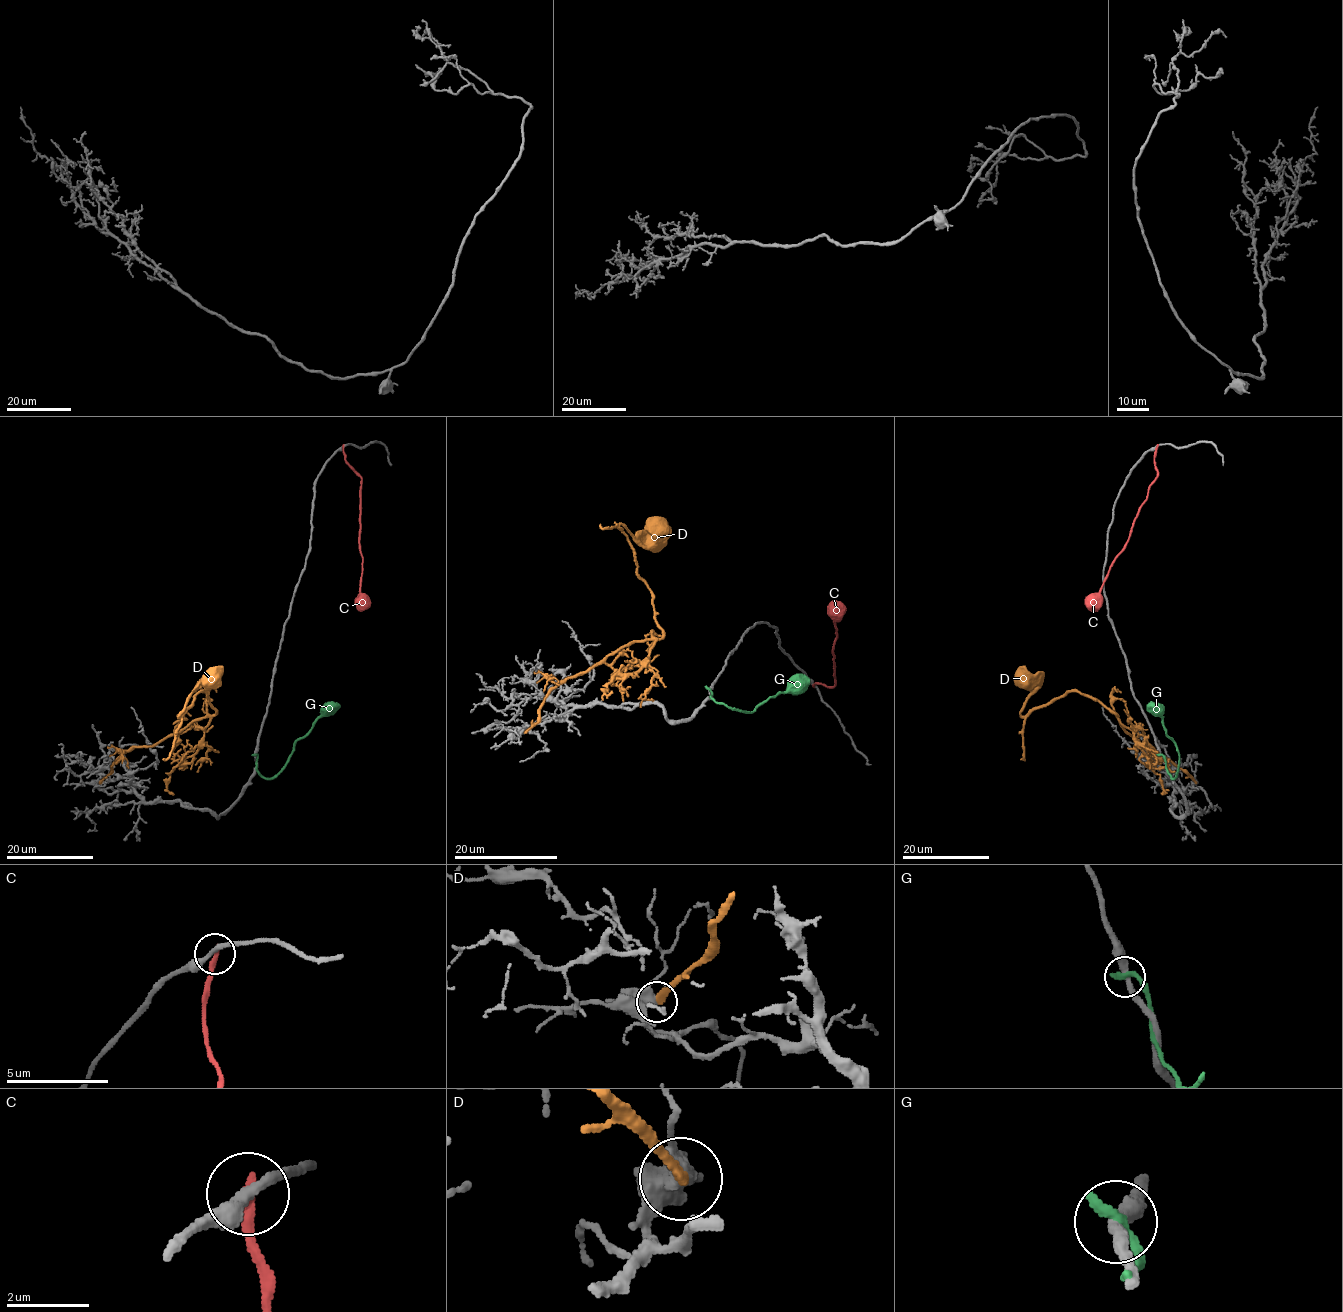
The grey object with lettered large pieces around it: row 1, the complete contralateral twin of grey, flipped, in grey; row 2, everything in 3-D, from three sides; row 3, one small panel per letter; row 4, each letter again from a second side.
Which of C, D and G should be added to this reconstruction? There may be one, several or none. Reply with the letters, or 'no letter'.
no letter

